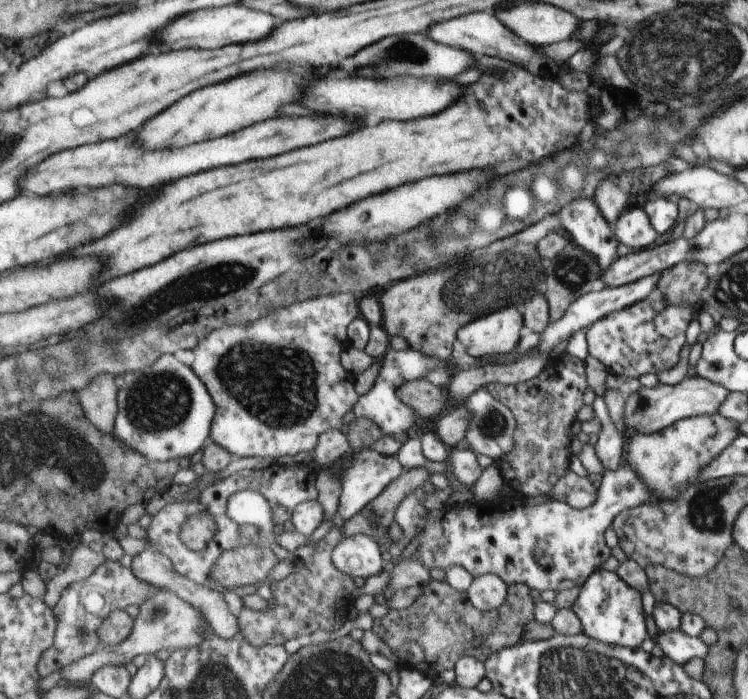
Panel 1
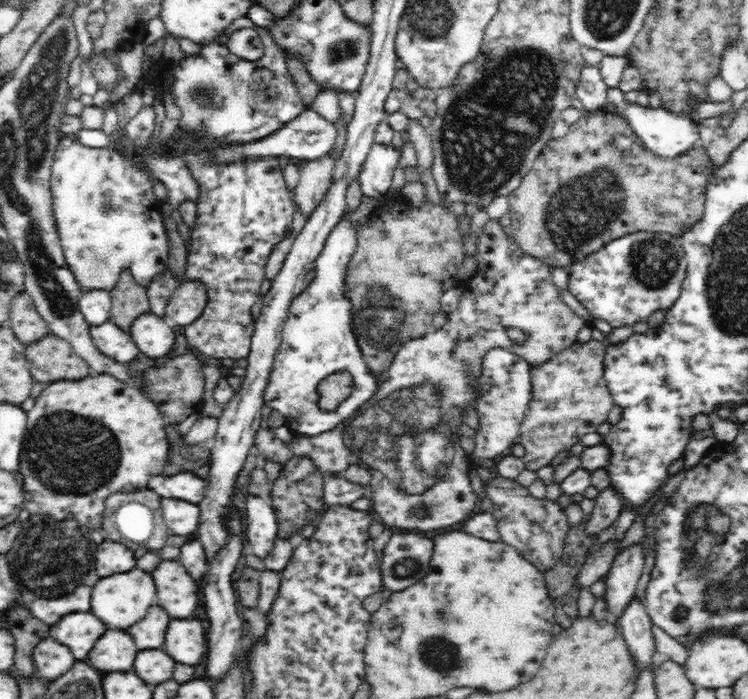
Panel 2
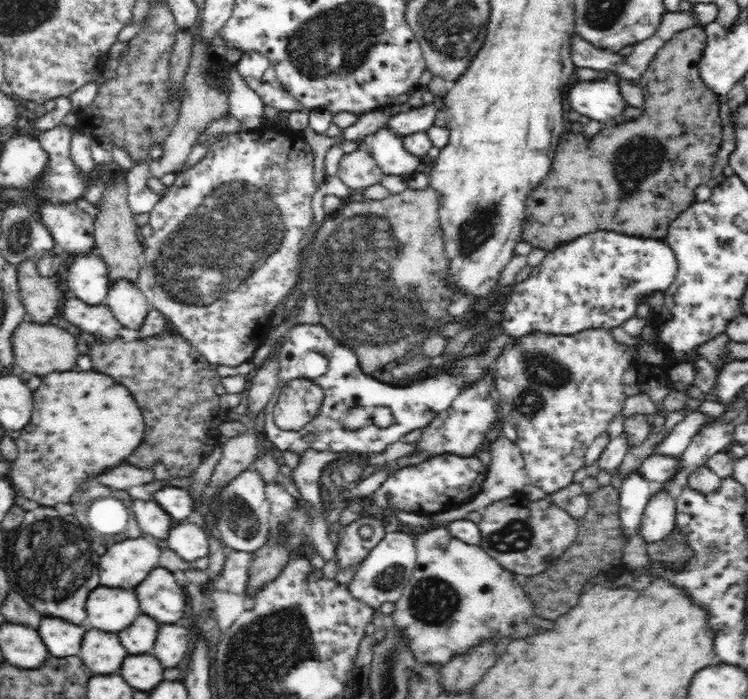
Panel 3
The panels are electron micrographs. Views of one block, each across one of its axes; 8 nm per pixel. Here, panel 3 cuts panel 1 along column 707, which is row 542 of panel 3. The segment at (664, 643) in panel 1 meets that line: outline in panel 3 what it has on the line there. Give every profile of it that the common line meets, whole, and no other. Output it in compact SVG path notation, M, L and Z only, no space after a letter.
M659 491L650 498L644 510L640 535L647 545L662 541L676 530L675 520L675 500Z

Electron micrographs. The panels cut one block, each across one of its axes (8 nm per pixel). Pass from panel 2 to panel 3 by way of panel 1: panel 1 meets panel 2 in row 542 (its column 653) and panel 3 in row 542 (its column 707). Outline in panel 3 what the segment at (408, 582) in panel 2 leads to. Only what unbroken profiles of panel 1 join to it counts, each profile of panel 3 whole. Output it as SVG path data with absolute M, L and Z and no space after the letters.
M390 528L382 542L355 568L348 590L374 610L380 609L385 602L396 603L402 596L402 589L408 584L408 578L412 576L416 559L414 536Z

